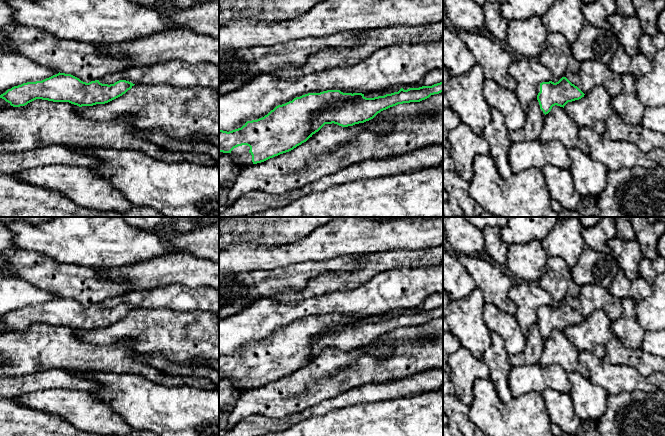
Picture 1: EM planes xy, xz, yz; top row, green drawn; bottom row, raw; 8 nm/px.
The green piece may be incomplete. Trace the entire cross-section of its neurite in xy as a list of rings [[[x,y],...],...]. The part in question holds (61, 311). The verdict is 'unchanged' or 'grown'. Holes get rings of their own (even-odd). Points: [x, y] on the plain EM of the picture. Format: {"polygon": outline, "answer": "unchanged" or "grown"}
{"polygon": [[[58,297],[42,305],[27,306],[8,313],[0,319],[13,331],[25,330],[36,324],[69,326],[82,330],[108,327],[130,314],[135,308],[119,304],[114,308],[102,308],[99,304],[89,307],[65,297]]], "answer": "unchanged"}

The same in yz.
{"polygon": [[[562,301],[558,306],[552,305],[540,307],[540,316],[537,324],[540,333],[546,339],[552,331],[557,329],[563,331],[568,327],[584,321],[584,317],[566,301]]], "answer": "unchanged"}

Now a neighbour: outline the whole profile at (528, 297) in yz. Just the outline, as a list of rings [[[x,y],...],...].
[[[519,281],[513,284],[508,296],[517,307],[515,318],[525,337],[530,326],[537,323],[538,309],[553,303],[552,296],[538,282]]]

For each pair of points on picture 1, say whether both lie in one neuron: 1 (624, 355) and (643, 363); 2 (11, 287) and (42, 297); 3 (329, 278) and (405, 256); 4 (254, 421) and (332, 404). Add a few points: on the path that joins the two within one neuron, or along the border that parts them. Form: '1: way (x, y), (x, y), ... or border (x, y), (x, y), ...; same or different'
1: way (629, 358), (638, 359); same
2: way (19, 293), (34, 296); same
3: way (348, 278), (356, 278), (371, 264), (386, 260); same
4: way (273, 423), (285, 423), (313, 411); same

